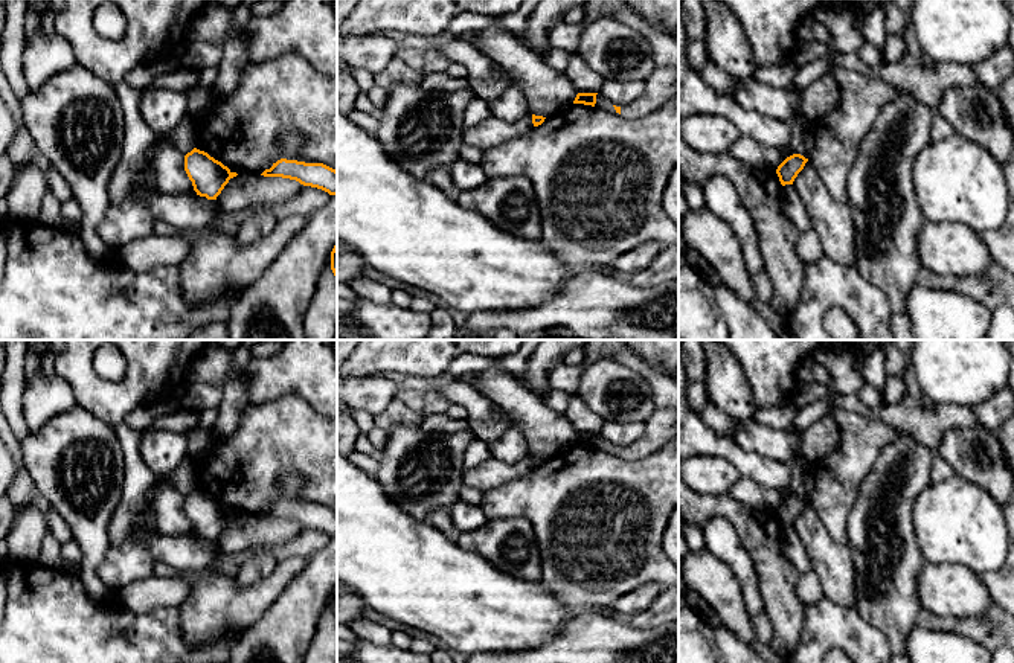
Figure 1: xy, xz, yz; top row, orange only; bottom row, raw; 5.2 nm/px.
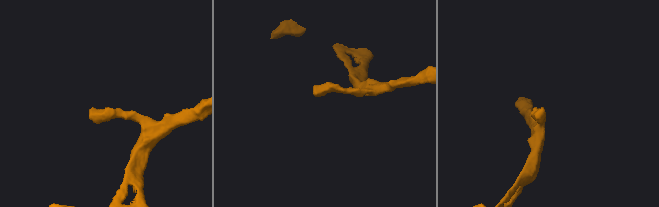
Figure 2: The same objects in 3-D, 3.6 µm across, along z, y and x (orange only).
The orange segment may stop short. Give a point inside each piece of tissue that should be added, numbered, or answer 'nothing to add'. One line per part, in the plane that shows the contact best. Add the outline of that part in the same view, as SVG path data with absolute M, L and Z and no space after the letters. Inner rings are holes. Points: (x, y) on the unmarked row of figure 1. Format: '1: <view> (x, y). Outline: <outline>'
nothing to add

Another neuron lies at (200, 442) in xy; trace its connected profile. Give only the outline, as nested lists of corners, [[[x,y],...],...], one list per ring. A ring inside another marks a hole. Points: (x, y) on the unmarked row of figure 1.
[[[195,425],[186,433],[189,460],[197,463],[213,448],[212,430]]]

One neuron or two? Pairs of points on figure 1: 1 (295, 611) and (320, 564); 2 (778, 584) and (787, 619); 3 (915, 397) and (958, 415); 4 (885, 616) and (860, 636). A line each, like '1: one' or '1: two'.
1: one
2: one
3: one
4: two

